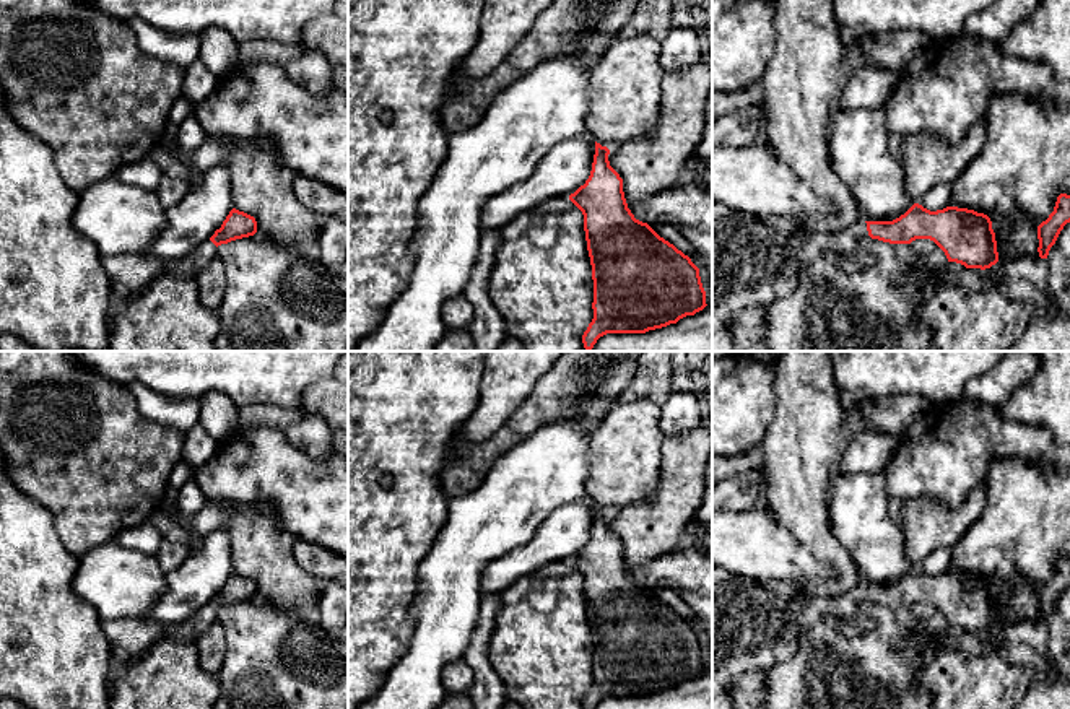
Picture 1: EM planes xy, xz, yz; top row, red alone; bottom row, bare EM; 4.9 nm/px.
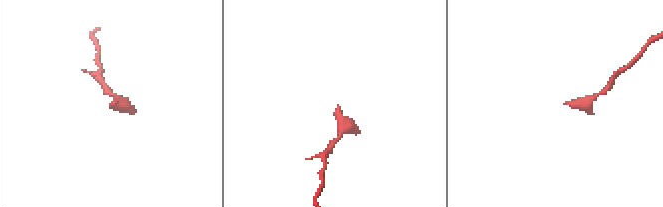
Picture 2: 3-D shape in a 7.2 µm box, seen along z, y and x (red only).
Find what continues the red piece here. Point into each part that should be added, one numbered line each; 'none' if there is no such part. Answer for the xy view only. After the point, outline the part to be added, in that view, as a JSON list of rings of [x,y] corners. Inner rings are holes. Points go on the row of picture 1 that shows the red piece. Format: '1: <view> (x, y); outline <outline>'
1: xy (189, 265); outline [[[205,241],[181,259],[164,260],[164,272],[176,276],[195,278],[215,257],[216,246],[211,241]]]

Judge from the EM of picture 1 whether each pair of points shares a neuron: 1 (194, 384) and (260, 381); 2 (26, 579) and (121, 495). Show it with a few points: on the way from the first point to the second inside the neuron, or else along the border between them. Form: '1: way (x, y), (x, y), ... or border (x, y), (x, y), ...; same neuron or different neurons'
1: way (210, 379), (244, 379); same neuron
2: border (47, 511), (57, 537), (77, 556); different neurons

